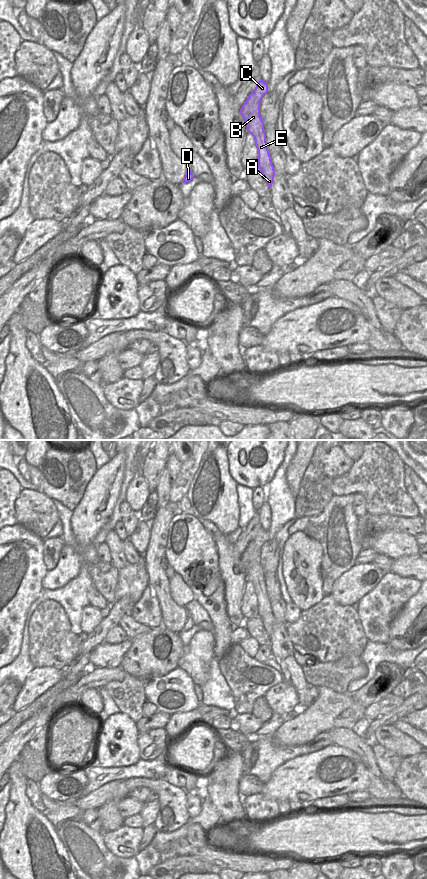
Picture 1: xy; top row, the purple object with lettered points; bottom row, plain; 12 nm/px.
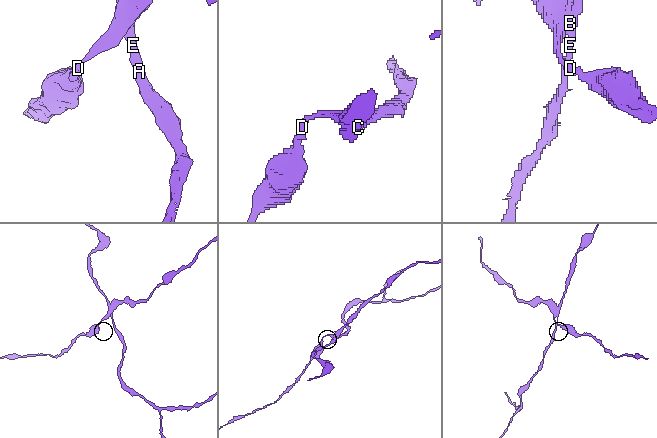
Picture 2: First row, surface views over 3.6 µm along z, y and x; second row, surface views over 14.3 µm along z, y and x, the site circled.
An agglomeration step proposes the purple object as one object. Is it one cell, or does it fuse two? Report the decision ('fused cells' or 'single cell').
fused cells

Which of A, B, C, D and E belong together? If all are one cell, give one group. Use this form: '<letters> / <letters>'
A B E / C D

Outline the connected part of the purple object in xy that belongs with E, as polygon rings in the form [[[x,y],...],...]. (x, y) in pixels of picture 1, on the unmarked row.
[[[250,541],[240,557],[240,562],[246,570],[247,580],[255,588],[258,598],[258,617],[261,619],[268,635],[271,636],[274,630],[275,618],[267,596],[265,573],[260,564],[260,550],[261,548],[254,541]]]

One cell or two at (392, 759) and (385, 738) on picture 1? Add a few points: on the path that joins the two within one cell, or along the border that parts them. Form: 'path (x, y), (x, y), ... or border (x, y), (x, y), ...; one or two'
border (378, 743), (403, 758); two

